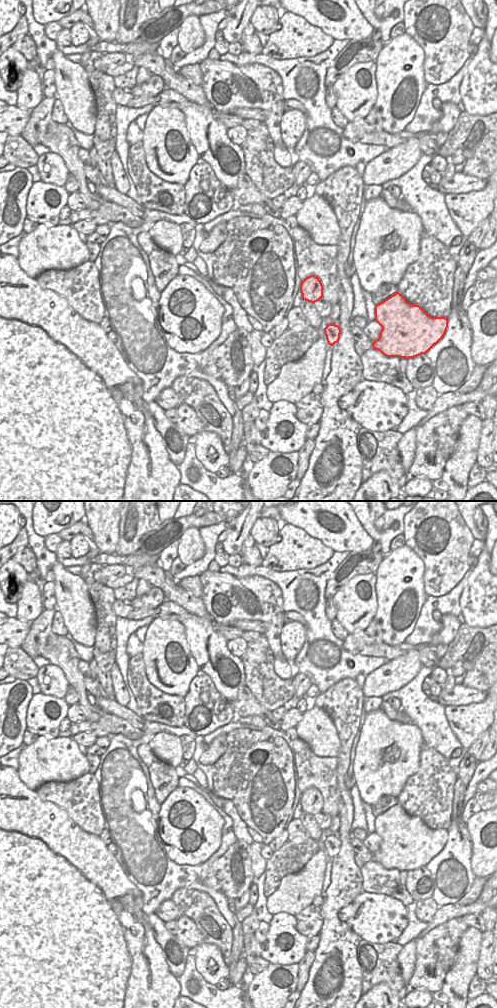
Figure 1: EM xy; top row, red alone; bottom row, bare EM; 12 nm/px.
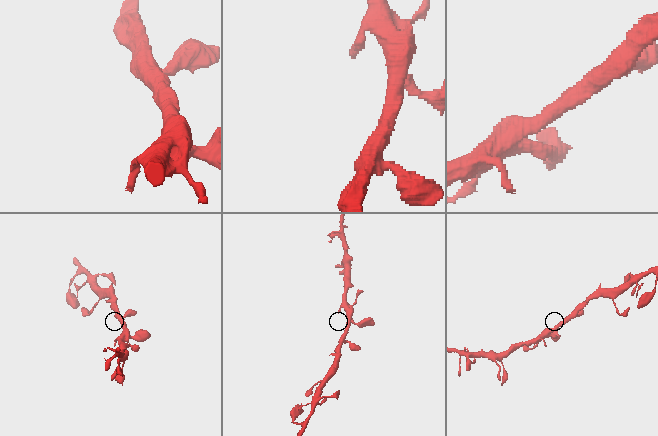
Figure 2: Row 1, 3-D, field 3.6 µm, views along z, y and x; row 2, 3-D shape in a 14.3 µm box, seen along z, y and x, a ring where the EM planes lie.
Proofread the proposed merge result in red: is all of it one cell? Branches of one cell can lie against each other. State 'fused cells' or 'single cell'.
single cell

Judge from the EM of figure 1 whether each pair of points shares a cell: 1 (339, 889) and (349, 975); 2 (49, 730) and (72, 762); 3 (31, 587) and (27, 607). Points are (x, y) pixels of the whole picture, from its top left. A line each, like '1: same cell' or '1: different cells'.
1: same cell
2: different cells
3: same cell

